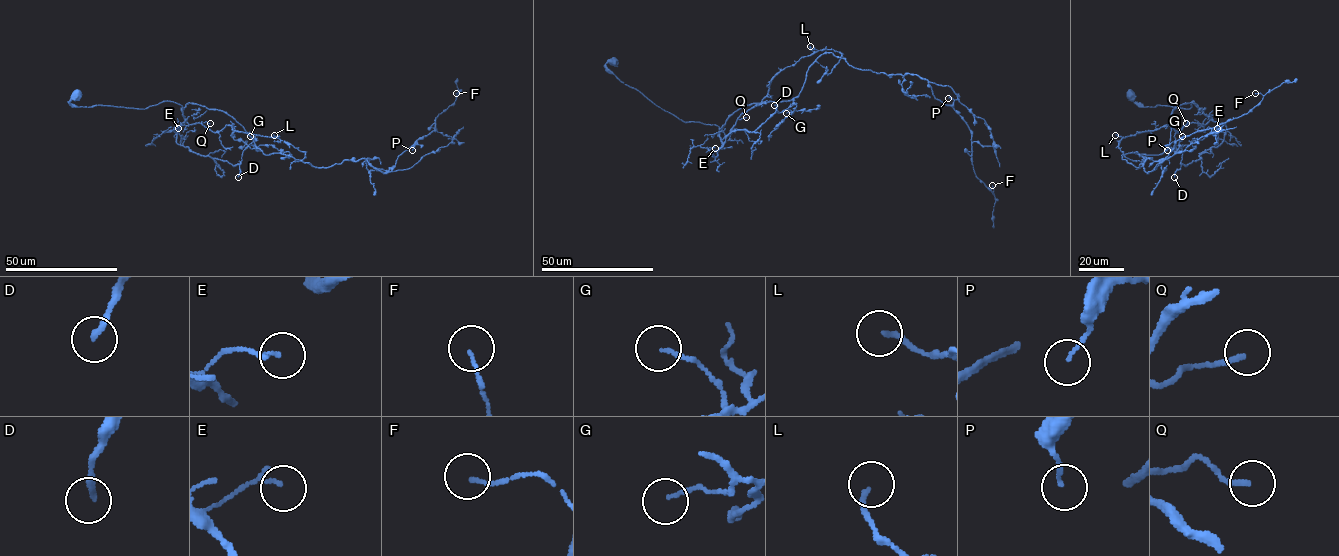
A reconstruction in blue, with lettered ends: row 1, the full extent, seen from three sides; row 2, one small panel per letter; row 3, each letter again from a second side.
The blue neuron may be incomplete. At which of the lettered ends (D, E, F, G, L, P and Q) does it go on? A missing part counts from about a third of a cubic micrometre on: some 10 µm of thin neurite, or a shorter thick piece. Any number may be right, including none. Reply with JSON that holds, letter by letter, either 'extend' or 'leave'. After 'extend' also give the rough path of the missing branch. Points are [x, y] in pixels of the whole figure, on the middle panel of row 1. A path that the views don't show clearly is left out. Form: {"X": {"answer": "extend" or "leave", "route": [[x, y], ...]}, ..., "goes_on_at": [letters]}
{"D": {"answer": "leave"}, "E": {"answer": "leave"}, "F": {"answer": "leave"}, "G": {"answer": "leave"}, "L": {"answer": "leave"}, "P": {"answer": "leave"}, "Q": {"answer": "leave"}, "goes_on_at": []}

